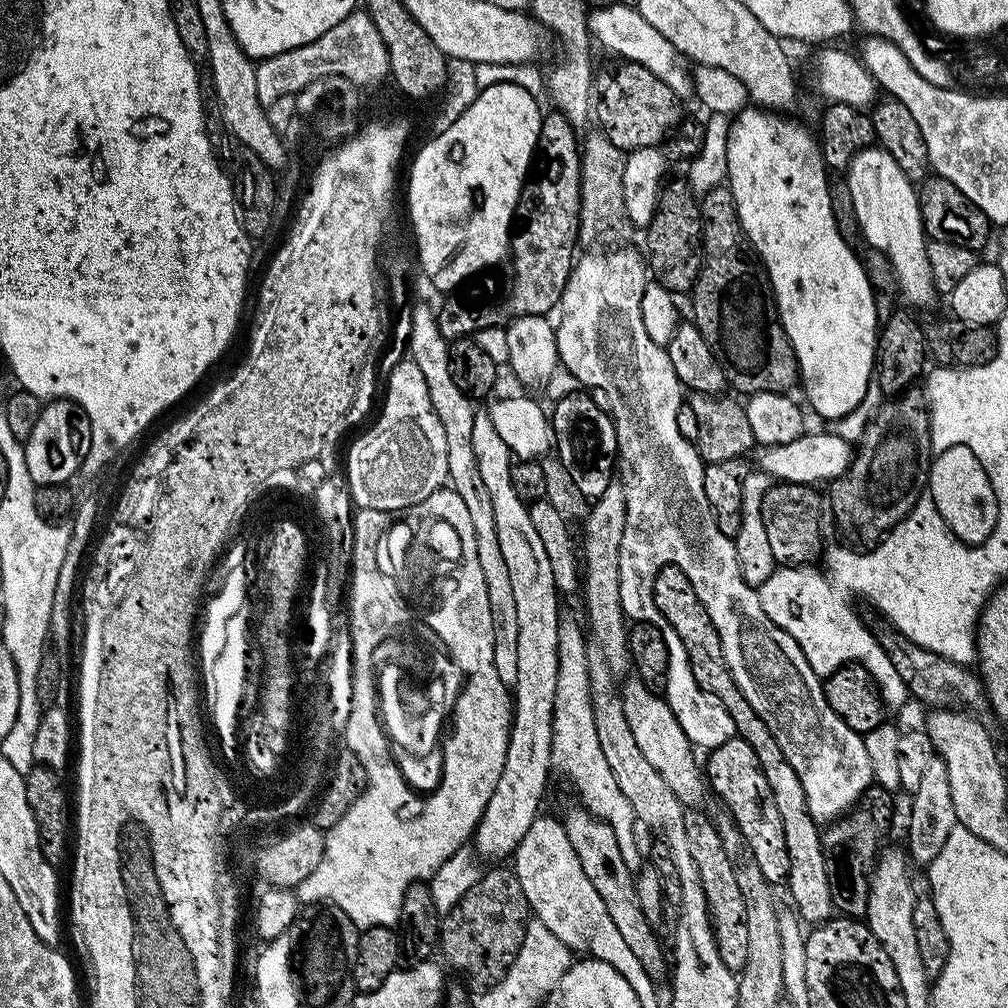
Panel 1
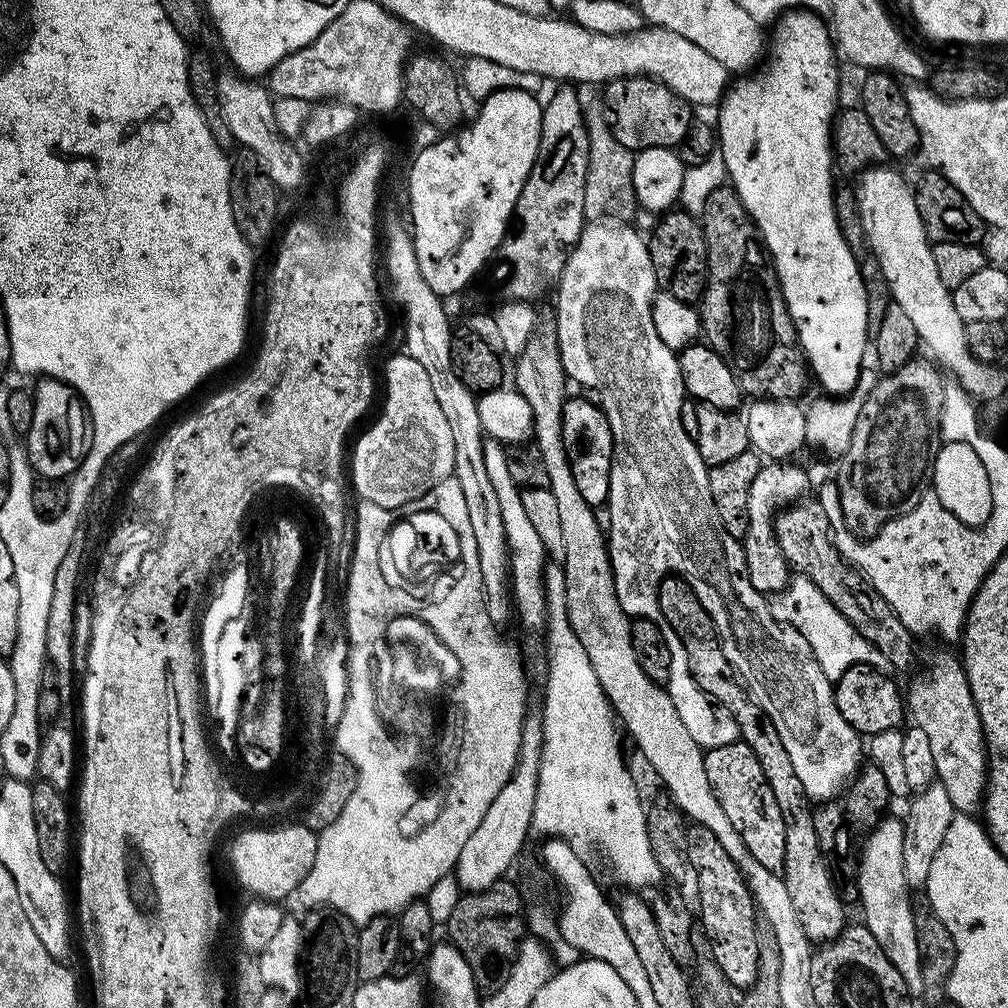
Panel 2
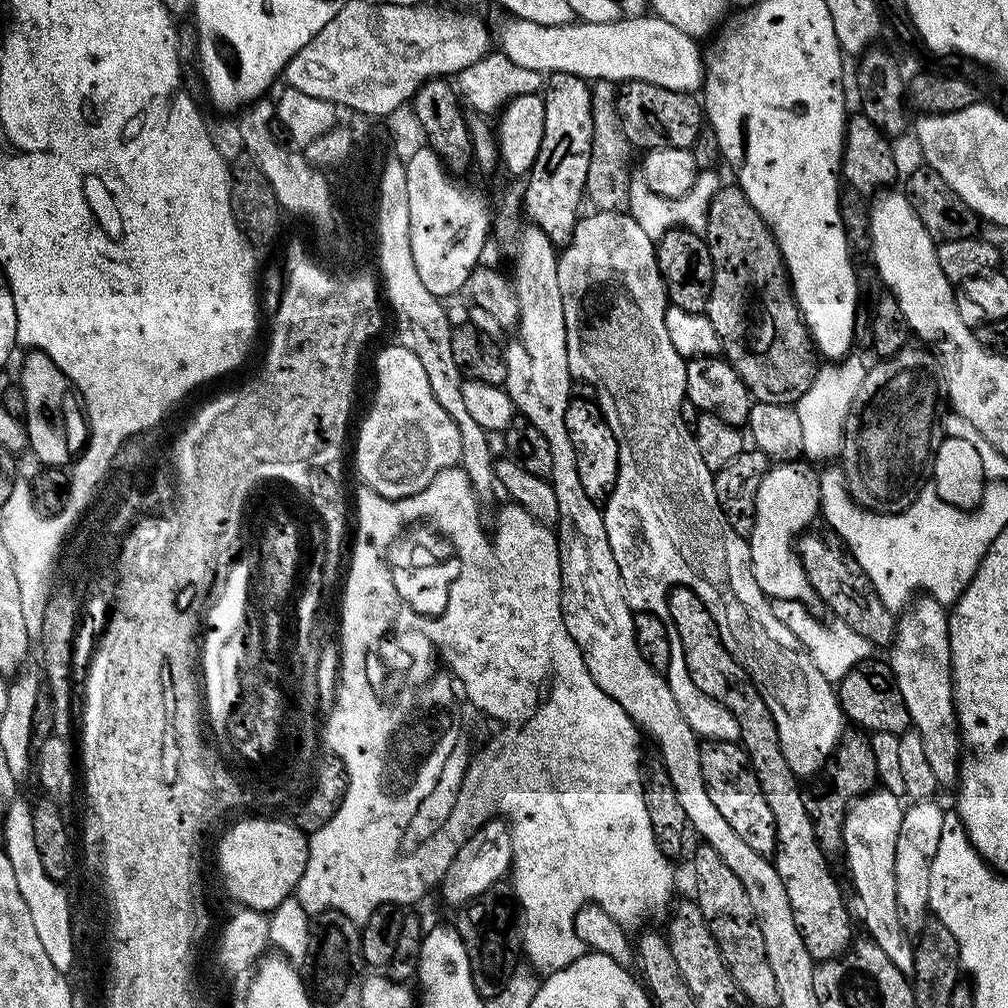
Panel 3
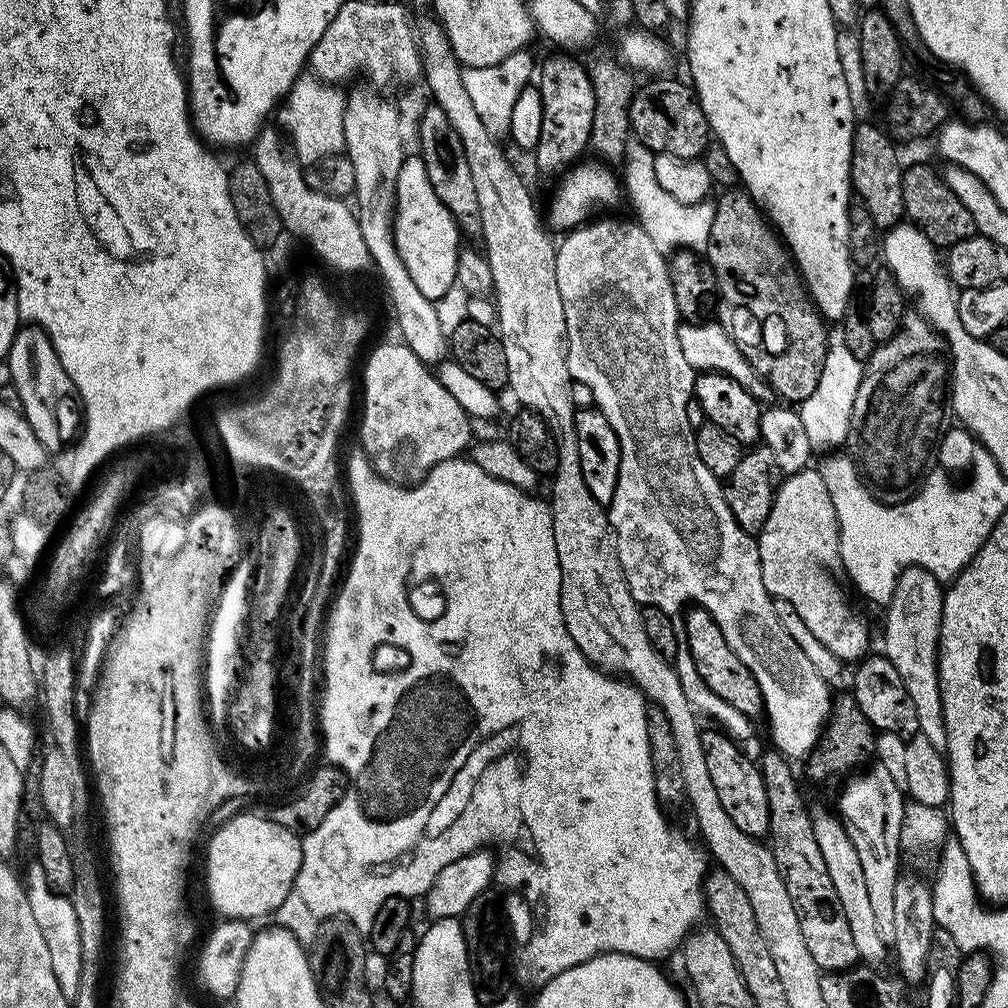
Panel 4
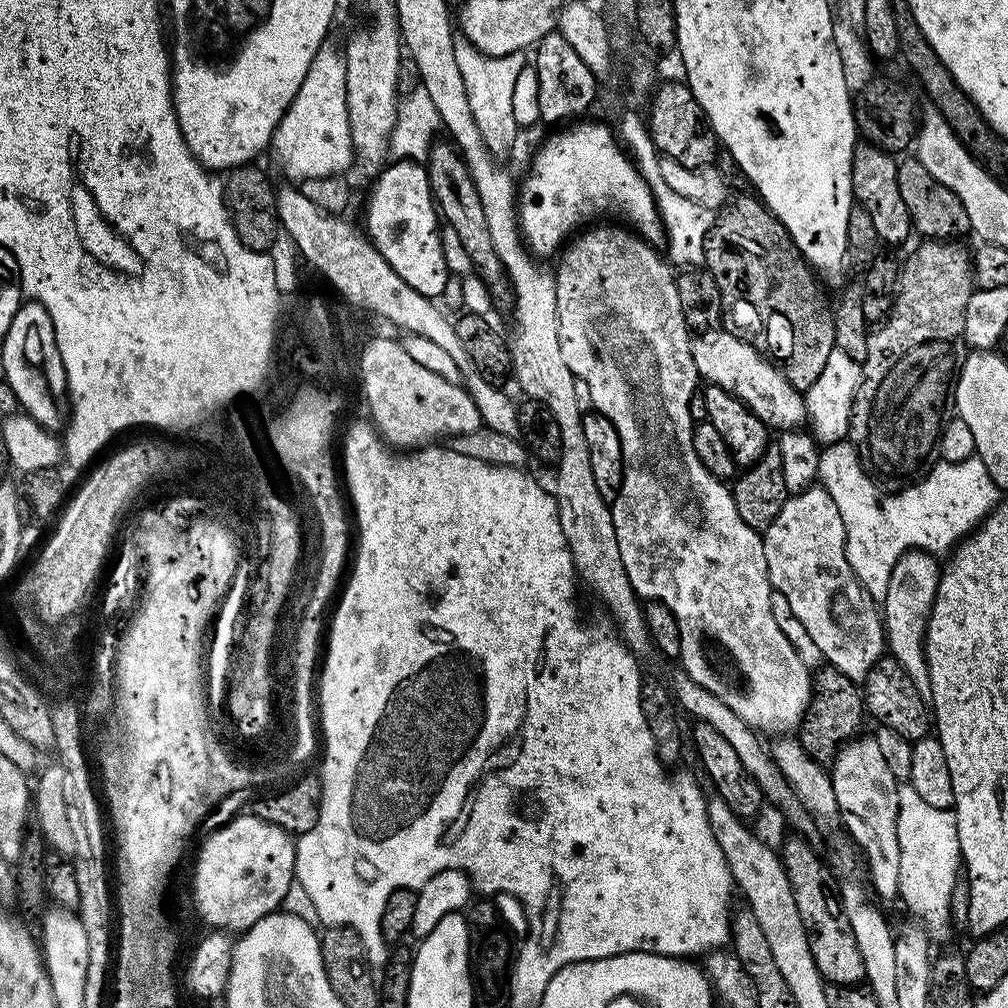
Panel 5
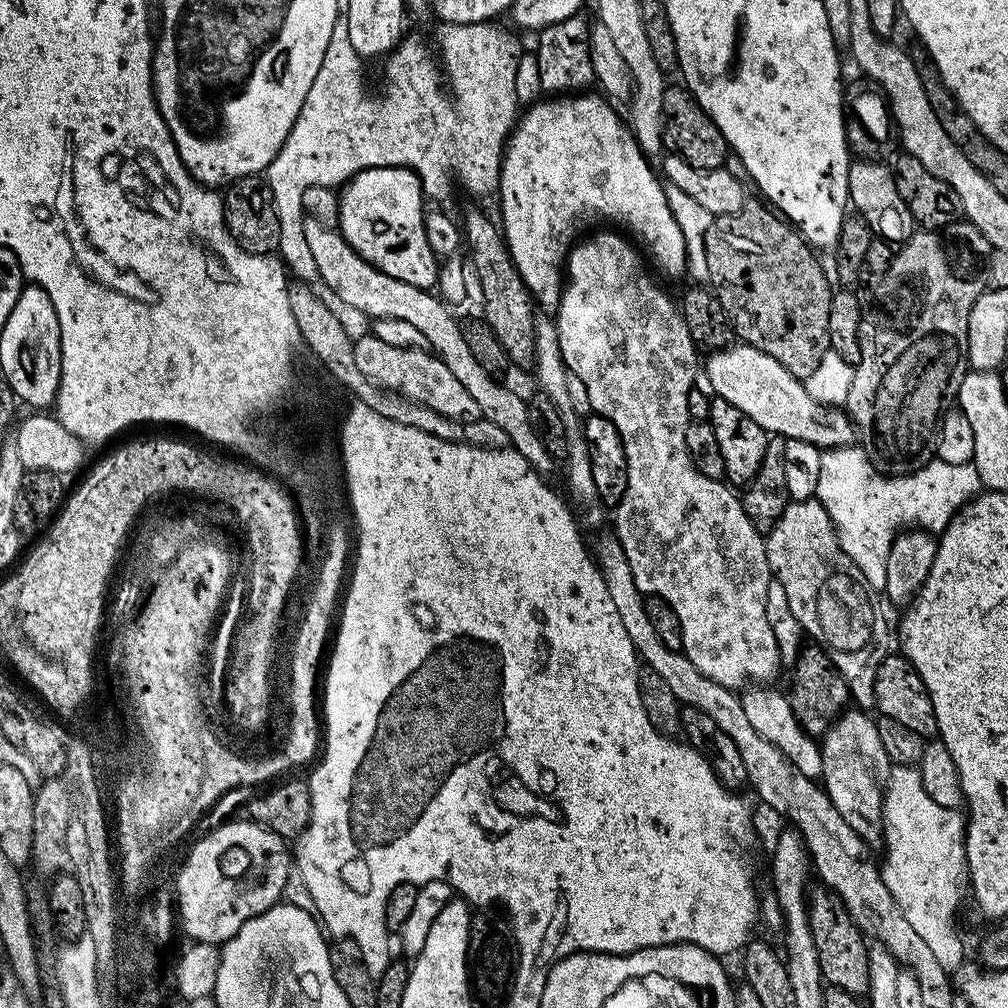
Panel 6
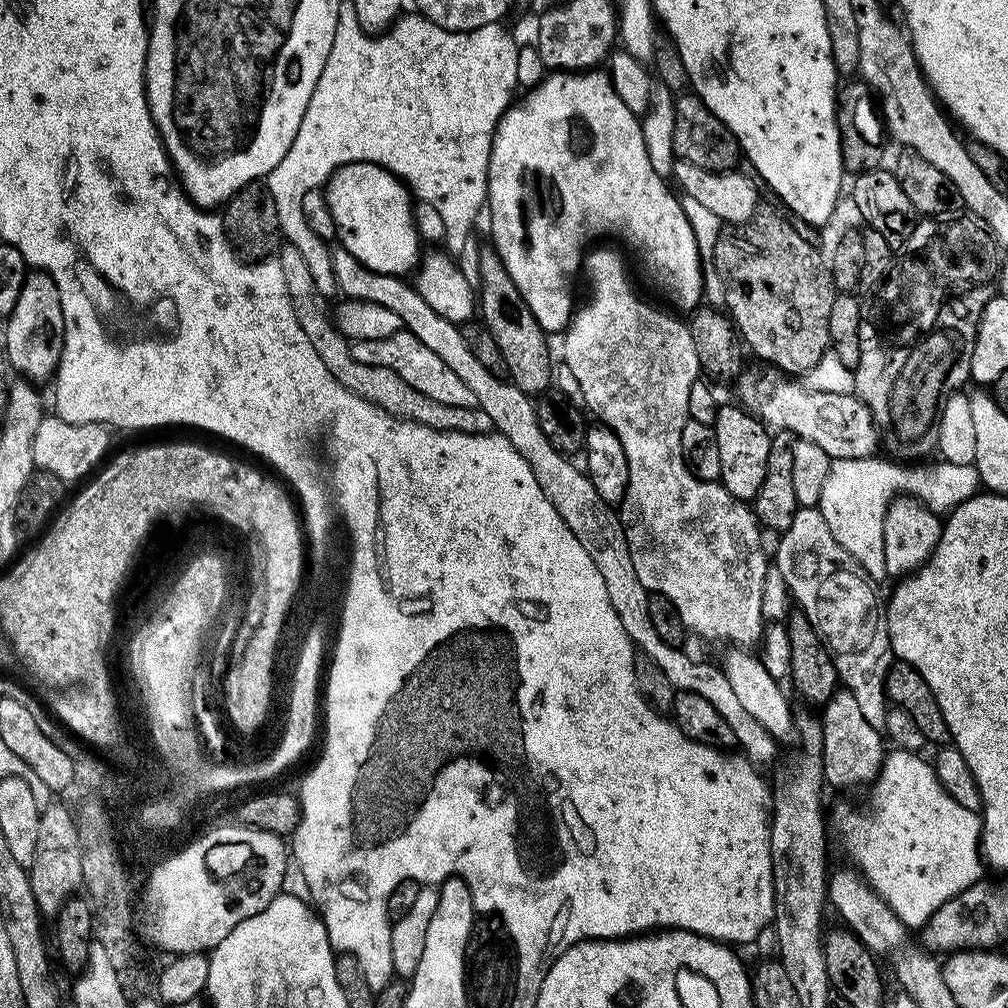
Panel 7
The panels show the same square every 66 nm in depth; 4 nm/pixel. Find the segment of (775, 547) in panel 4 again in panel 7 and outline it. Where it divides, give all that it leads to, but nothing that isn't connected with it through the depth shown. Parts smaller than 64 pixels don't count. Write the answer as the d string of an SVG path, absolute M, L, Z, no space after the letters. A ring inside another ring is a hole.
M797 507L794 522L790 522L785 532L779 533L777 540L780 541L776 544L774 568L782 574L795 607L804 612L806 618L810 618L814 630L818 630L820 641L826 646L836 667L839 683L847 692L854 694L866 722L870 722L870 726L883 729L890 707L886 694L886 674L894 663L894 657L888 637L886 612L882 607L882 596L880 600L879 594L876 593L877 585L862 570L862 566L858 566L858 562L854 562L854 558L846 554L842 546L838 546L838 538L830 534L830 526L826 526L826 518L822 518L819 507Z

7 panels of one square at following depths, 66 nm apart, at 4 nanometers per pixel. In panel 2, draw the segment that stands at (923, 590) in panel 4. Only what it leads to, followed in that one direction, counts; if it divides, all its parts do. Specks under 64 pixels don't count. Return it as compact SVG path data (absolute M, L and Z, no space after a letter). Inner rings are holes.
M936 652L925 672L920 672L906 688L906 712L911 723L927 735L934 757L934 770L939 784L946 786L953 809L975 813L981 807L988 778L988 754L984 727L970 694L968 679L959 655Z

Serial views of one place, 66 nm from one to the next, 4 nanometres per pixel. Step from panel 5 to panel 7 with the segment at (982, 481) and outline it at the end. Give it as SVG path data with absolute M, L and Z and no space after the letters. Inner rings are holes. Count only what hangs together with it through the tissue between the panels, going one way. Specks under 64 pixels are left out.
M873 454L862 458L833 460L826 474L826 483L822 485L822 498L818 505L822 518L826 518L826 526L830 526L830 534L838 538L838 546L842 546L842 550L846 550L846 554L850 554L874 582L887 577L882 526L886 510L896 496L911 494L932 512L947 514L962 501L977 495L982 484L975 464L958 466L939 462L916 468L920 466L892 460L888 462L878 457Z

